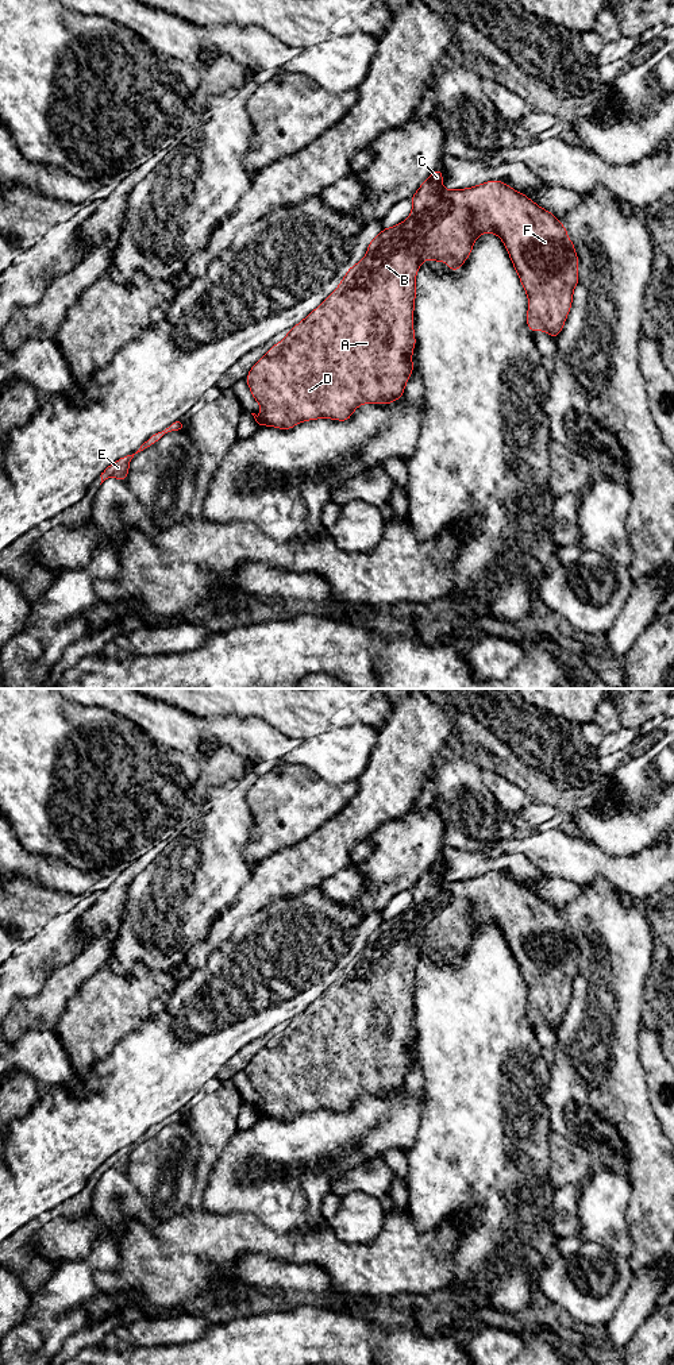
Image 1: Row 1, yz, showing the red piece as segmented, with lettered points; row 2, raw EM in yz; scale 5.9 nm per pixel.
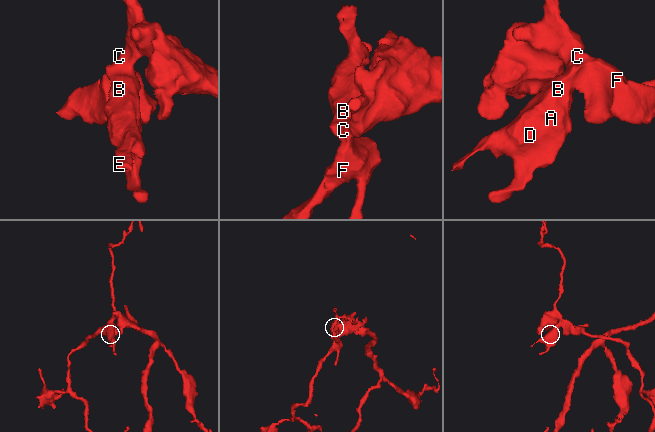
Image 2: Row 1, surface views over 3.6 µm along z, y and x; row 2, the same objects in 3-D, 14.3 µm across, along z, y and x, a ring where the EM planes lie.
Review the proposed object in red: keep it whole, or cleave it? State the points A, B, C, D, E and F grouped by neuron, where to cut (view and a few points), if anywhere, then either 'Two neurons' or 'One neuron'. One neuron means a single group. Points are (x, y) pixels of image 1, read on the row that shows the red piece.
Groups: A B C D E F. No split. One neuron

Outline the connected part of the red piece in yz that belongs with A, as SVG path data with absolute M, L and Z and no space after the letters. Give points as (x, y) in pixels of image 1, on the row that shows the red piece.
M436 167L411 197L411 216L384 228L340 285L249 371L246 382L262 409L261 416L251 413L258 427L292 429L299 423L321 417L347 421L361 404L392 404L404 396L413 373L417 270L425 259L434 259L447 261L448 270L458 271L474 240L485 232L496 234L508 250L528 296L529 331L542 329L554 339L561 333L579 281L579 261L565 225L505 182L493 180L448 190L442 181L443 173Z

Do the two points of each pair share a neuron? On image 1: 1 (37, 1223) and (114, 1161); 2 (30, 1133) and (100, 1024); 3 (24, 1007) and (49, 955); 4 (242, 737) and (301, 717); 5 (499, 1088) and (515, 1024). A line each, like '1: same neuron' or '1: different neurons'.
1: same neuron
2: different neurons
3: different neurons
4: different neurons
5: same neuron

